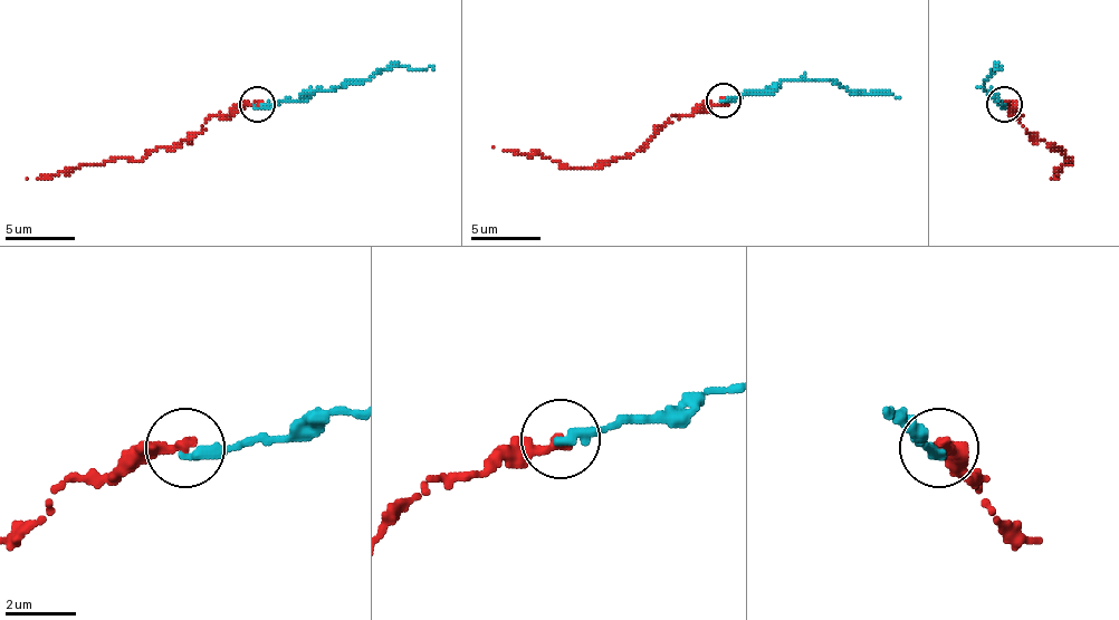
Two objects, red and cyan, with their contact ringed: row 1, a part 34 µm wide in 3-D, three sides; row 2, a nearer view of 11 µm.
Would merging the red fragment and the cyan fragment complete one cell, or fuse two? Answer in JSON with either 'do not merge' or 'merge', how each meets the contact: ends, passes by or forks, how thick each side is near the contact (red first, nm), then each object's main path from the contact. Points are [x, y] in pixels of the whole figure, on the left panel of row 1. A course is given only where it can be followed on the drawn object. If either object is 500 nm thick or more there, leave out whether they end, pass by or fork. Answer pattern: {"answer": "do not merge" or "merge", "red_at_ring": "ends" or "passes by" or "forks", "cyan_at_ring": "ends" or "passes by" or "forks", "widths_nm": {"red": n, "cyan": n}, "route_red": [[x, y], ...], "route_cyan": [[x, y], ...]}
{"answer": "merge", "red_at_ring": "ends", "cyan_at_ring": "ends", "widths_nm": {"red": 320, "cyan": 300}, "route_red": [[258, 105], [237, 105], [227, 115], [206, 122], [139, 161], [111, 158], [27, 179]], "route_cyan": [[255, 105], [304, 101], [317, 91], [370, 80], [394, 66], [433, 69]]}

